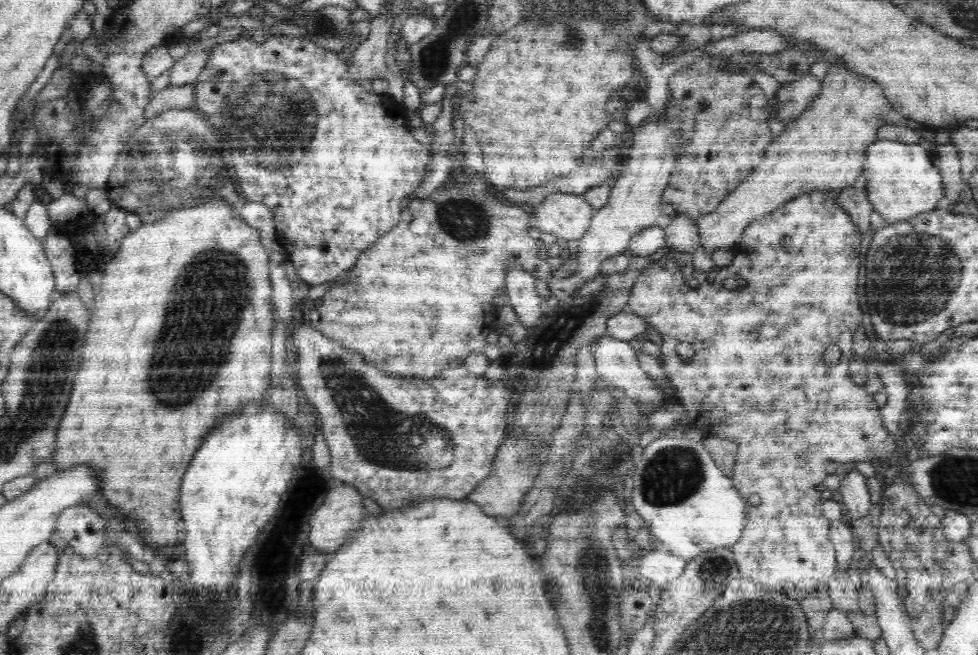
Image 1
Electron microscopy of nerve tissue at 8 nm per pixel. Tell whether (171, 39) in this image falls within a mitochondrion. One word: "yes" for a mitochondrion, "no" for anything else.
no

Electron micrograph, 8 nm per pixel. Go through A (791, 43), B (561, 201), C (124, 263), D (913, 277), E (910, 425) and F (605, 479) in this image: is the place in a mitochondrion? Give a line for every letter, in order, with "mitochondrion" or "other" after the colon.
A: other
B: other
C: other
D: mitochondrion
E: other
F: mitochondrion

